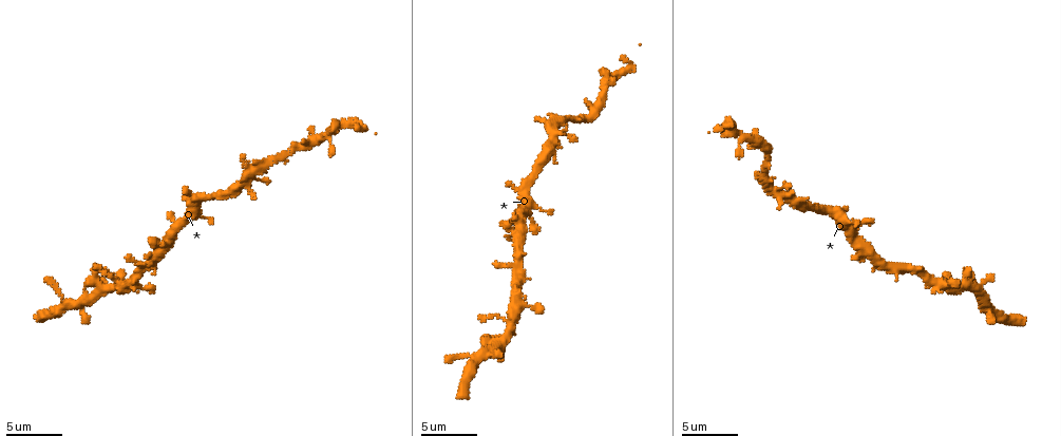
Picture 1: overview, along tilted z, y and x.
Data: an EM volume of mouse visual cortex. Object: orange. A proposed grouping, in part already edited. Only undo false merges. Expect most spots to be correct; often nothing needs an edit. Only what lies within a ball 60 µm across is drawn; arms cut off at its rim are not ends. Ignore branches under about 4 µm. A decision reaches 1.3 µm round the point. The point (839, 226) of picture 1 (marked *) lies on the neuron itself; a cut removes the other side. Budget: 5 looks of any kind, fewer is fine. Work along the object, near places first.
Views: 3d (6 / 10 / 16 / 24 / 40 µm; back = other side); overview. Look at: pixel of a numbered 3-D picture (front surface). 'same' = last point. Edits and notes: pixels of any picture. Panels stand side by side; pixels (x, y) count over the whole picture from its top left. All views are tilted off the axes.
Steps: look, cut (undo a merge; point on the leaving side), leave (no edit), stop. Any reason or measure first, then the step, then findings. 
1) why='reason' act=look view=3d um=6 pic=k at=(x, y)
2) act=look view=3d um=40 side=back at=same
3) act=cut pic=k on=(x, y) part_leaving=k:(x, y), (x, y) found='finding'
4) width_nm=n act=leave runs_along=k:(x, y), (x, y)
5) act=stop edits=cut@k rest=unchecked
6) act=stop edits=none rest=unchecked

act=look view=3d um=16 pic=1 at=(874, 258)

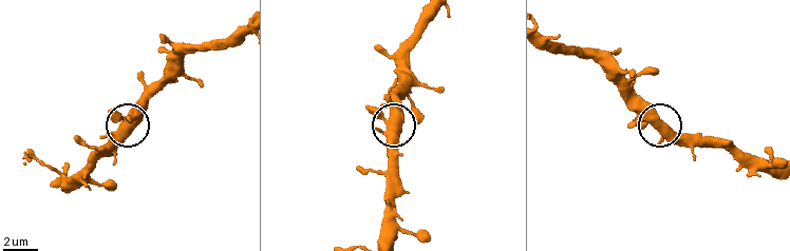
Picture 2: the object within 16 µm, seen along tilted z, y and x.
act=leave runs_along=2:(401, 76), (401, 117), (387, 155) found='all the same neuron'

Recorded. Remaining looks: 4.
why='calibre changes' act=look view=3d um=10 pic=1 at=(511, 308)

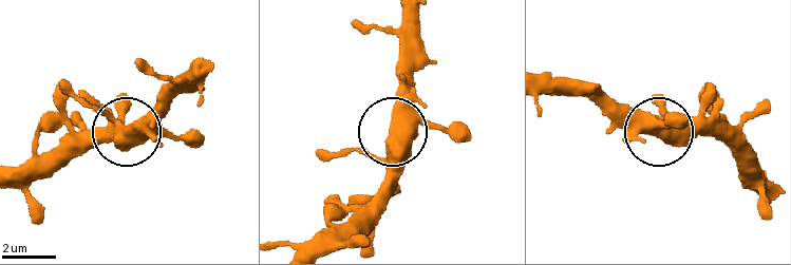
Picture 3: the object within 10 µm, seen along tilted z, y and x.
act=leave found='continuous, no second neuron'

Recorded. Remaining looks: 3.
why='four-way junction' act=look view=3d um=16 pic=1 at=(549, 142)

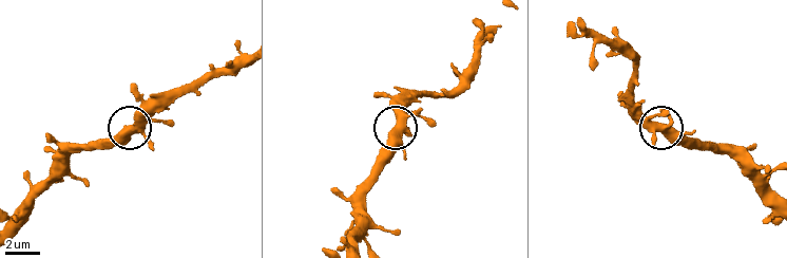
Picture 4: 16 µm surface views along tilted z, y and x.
act=look view=3d um=16 side=back pic=4 at=(395, 128)

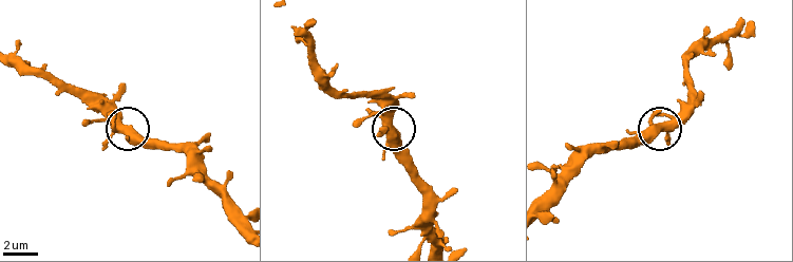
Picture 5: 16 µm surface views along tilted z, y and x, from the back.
width_nm=430 act=leave runs_along=5:(580, 170), (599, 151), (642, 144), (656, 135), (684, 101) found='continuous, no second neuron'

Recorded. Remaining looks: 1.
act=stop edits=none rest=unchecked

